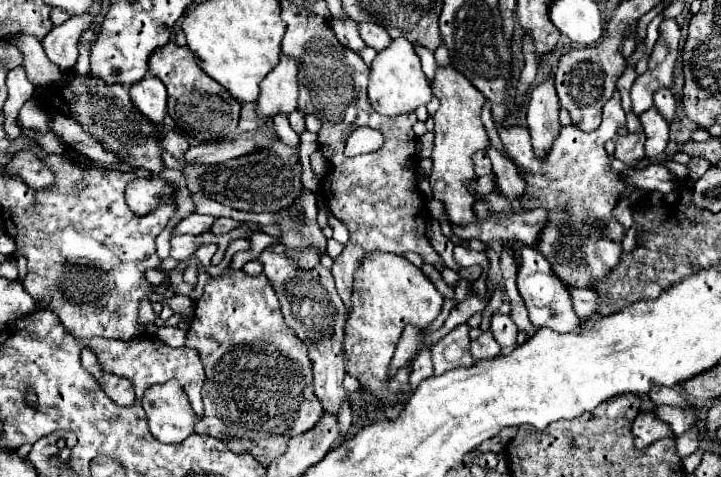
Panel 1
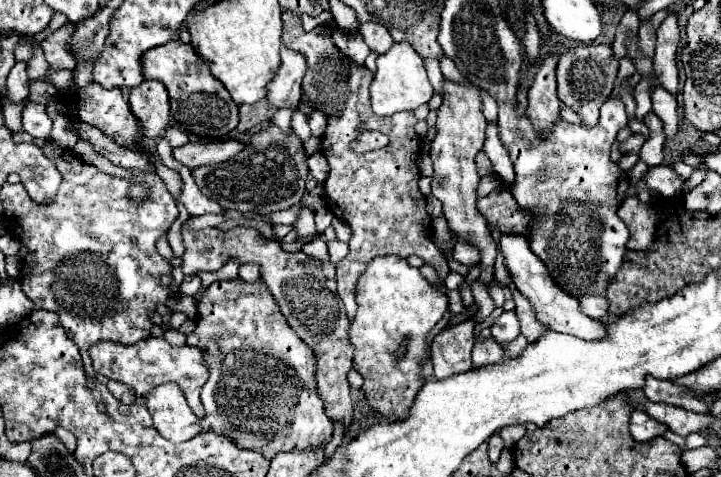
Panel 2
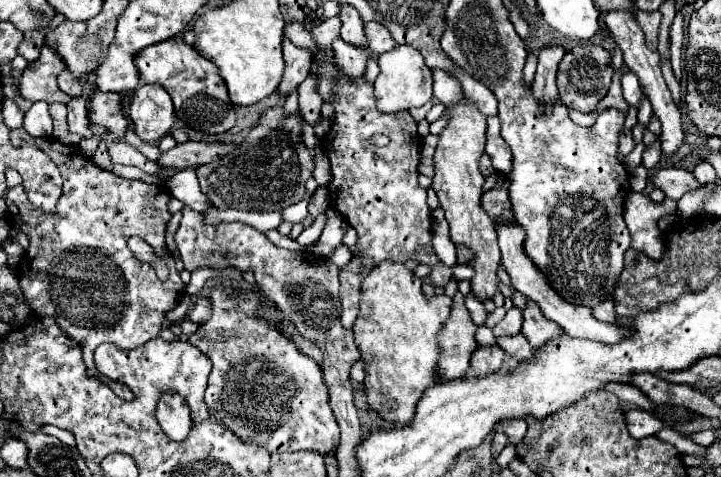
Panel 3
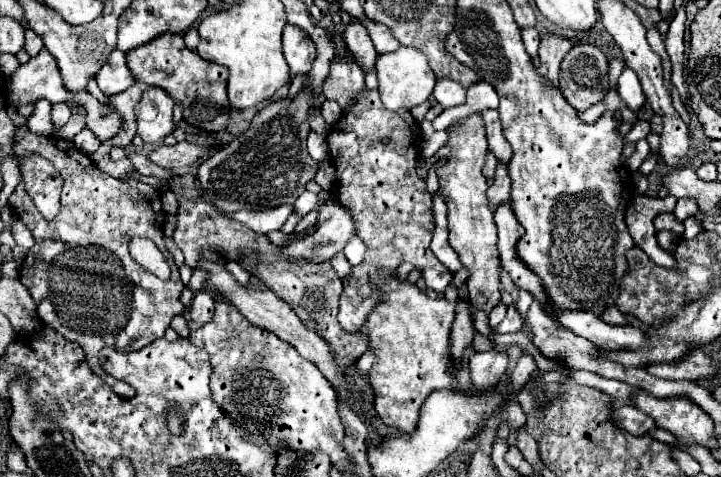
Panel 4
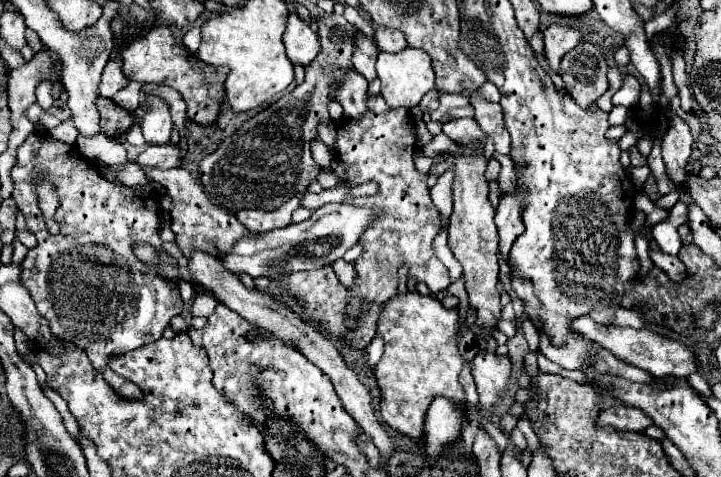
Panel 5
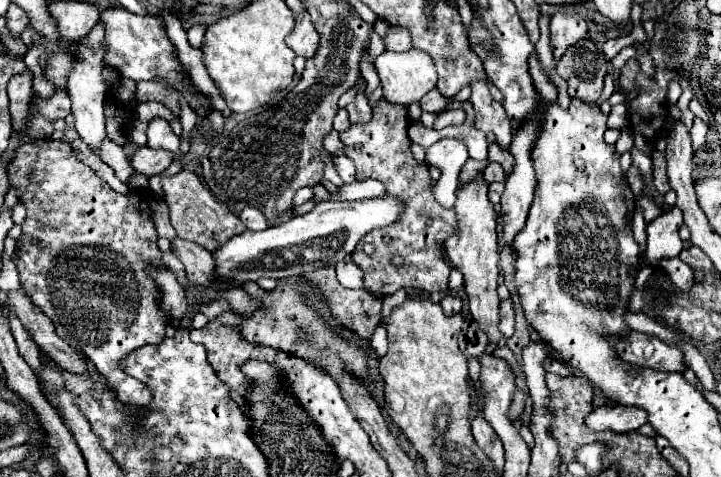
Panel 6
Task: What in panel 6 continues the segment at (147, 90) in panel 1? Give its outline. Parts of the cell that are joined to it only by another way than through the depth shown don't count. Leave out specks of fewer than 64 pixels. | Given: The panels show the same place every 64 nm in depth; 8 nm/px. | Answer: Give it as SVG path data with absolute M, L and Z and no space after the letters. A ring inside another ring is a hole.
M156 118L148 124L148 146L150 148L162 148L162 150L168 150L172 152L174 156L174 162L178 158L182 158L182 152L180 152L180 138L172 132L170 124L162 118Z

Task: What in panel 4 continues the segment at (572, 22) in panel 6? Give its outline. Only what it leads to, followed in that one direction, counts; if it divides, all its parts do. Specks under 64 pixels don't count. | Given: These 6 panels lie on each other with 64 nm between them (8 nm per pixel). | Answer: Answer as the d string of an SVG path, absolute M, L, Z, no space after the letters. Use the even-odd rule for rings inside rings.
M546 34L540 42L540 74L550 78L552 84L558 84L558 72L560 72L560 62L562 58L570 52L570 48L574 46L572 38L566 36L558 36L558 34Z

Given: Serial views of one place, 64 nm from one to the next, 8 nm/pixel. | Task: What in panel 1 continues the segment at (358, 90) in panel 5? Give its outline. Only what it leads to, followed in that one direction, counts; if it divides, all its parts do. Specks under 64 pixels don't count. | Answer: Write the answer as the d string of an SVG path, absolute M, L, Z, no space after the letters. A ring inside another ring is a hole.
M330 18L330 26L338 38L338 42L342 46L348 46L350 50L356 50L356 54L360 54L366 44L358 34L358 24L354 20L338 20L338 18Z

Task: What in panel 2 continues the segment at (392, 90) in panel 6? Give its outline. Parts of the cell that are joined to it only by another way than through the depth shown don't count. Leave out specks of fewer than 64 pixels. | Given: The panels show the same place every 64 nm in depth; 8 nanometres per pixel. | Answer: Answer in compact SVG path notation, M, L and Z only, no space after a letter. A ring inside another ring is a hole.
M408 42L394 44L386 54L380 54L378 60L378 72L374 74L370 94L372 94L372 110L378 116L392 116L402 110L416 110L418 106L430 102L434 90L428 80L424 60L408 46Z

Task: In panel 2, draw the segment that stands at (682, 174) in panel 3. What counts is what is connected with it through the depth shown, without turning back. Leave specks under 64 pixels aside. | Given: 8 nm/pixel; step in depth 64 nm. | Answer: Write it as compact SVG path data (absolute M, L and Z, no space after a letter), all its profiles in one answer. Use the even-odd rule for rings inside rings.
M654 166L646 172L644 182L650 186L650 190L660 192L664 198L678 198L682 194L682 184L686 184L684 178L680 178L670 166Z

